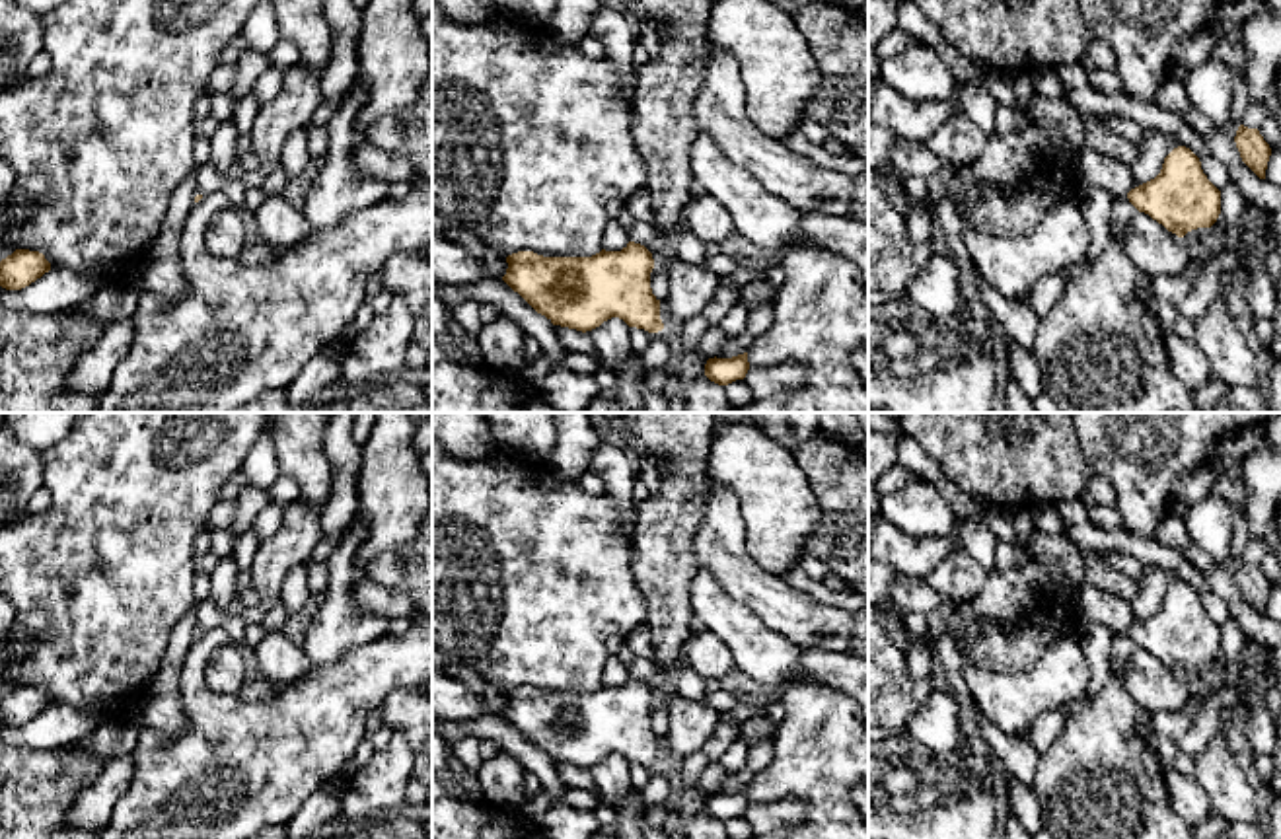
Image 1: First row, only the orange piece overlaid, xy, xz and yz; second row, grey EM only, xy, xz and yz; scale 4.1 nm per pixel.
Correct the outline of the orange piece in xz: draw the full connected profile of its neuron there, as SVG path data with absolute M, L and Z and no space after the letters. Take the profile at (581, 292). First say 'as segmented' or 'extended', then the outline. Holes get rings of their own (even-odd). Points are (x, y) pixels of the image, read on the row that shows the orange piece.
as segmented | M635 241L592 257L543 257L518 251L506 257L502 280L553 325L592 331L611 317L658 333L660 300L652 294L652 253Z

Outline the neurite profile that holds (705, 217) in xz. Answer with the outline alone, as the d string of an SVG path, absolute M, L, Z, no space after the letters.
M709 193L691 197L681 220L705 243L722 243L736 232L730 212Z

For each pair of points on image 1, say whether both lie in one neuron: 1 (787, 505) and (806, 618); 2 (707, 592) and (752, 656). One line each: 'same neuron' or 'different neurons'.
1: different neurons
2: same neuron

